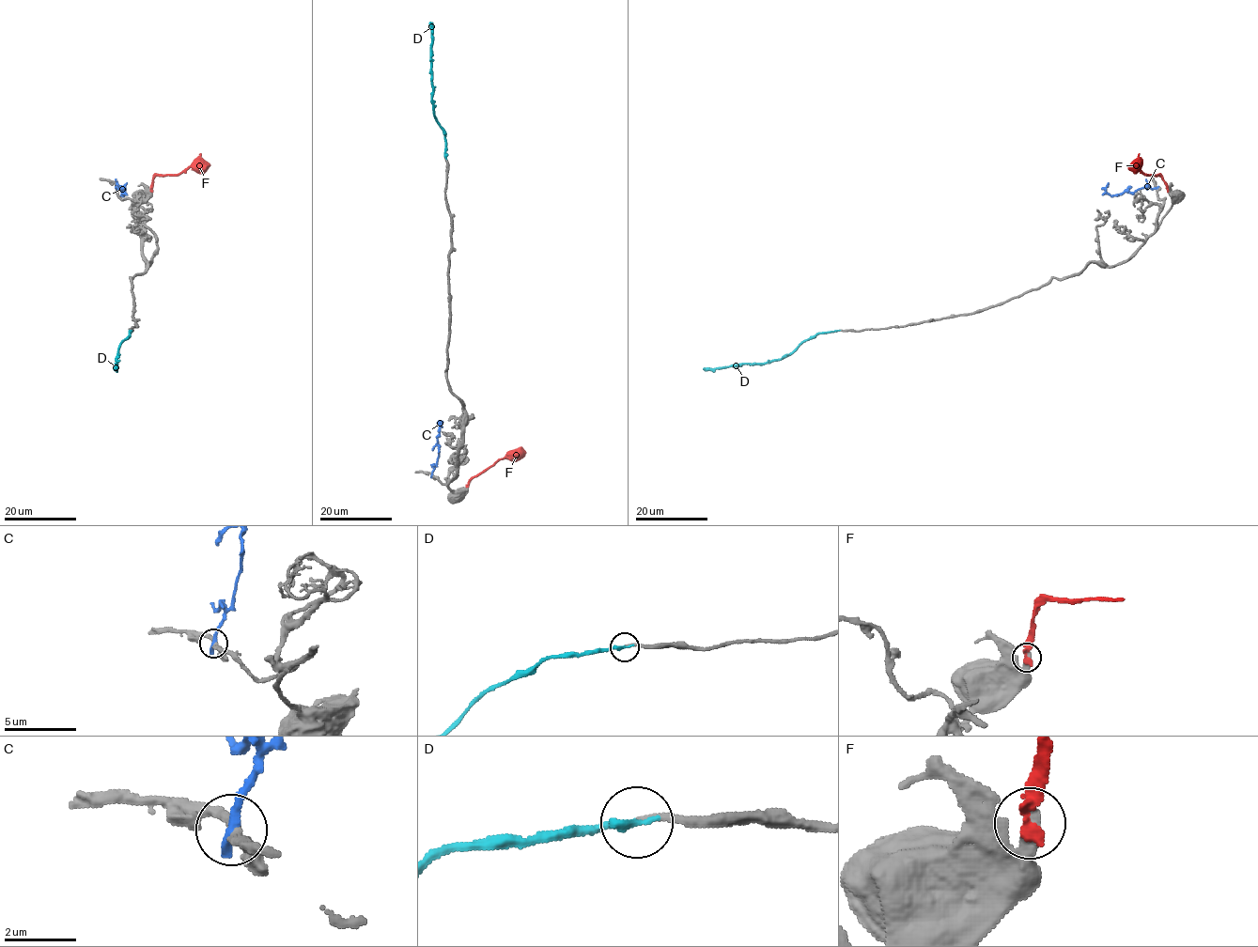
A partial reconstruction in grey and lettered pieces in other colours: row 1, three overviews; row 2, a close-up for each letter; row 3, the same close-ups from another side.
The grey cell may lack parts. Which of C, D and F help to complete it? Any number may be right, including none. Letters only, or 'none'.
D

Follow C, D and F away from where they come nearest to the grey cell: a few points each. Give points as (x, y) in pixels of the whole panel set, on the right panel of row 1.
C: (1156, 188), (1146, 186), (1110, 195), (1106, 191), (1109, 182)
D: (837, 331), (816, 333), (777, 360), (703, 368)
F: (1167, 189), (1159, 176), (1145, 175), (1133, 164)

